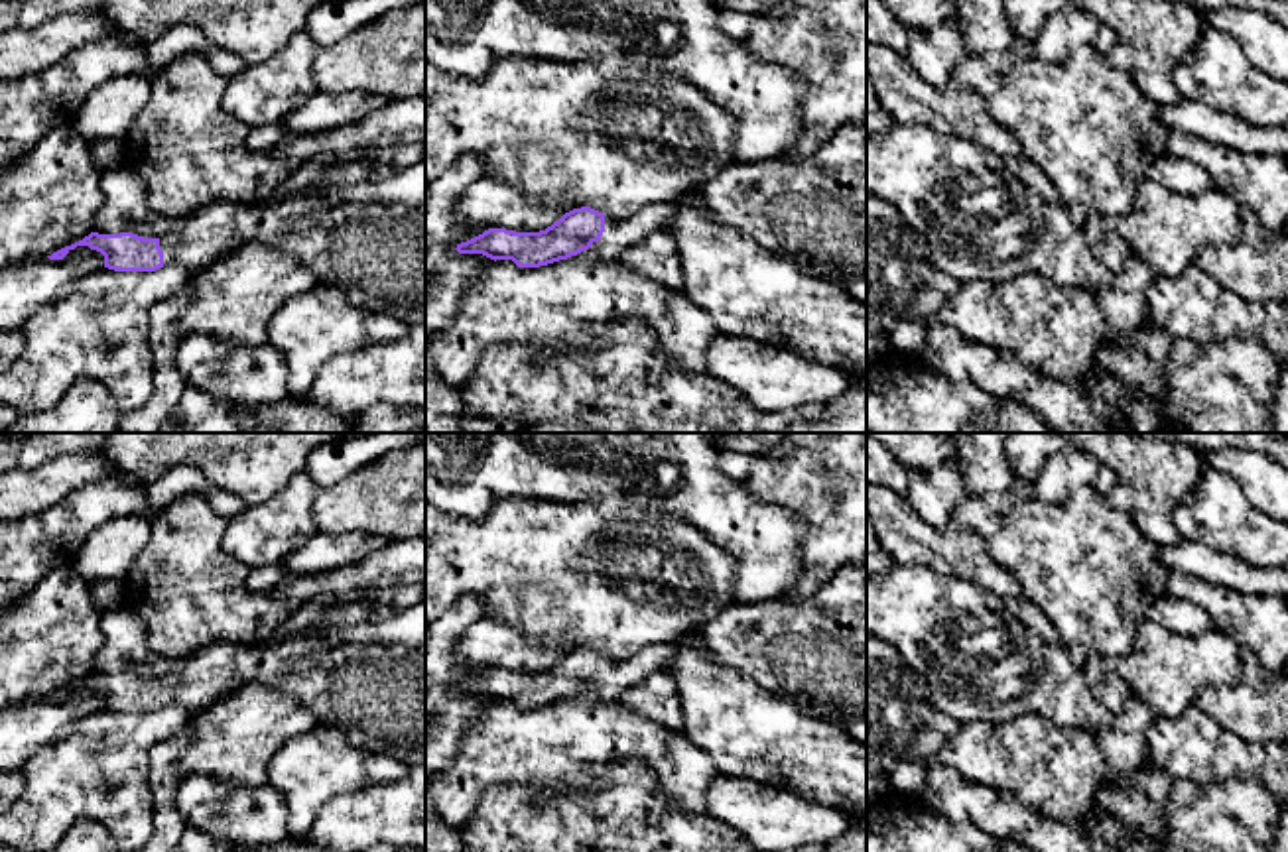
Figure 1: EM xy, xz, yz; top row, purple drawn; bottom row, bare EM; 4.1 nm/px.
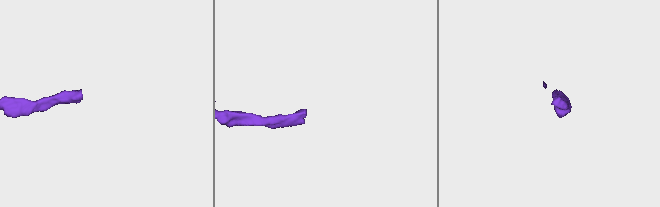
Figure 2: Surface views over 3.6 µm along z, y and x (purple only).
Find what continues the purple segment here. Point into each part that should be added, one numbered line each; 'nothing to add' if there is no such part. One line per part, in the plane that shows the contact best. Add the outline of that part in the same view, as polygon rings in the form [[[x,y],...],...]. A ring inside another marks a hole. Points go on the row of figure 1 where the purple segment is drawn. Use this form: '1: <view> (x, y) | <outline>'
1: xz (619, 235) | [[[666,201],[636,213],[628,220],[605,216],[605,232],[599,242],[591,244],[591,248],[601,258],[618,260],[624,250],[636,246],[652,232],[662,230],[674,218],[676,211],[677,205]]]

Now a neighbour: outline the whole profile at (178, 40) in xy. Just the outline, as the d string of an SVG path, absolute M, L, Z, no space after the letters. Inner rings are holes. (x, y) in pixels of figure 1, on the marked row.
M175 26L167 30L158 41L144 45L152 69L165 65L185 51L203 53L221 79L238 75L248 63L234 53L215 45L195 26Z

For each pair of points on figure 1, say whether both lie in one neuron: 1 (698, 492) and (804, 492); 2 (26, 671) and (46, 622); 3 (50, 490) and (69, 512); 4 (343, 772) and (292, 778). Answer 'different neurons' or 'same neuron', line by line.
1: different neurons
2: same neuron
3: different neurons
4: same neuron

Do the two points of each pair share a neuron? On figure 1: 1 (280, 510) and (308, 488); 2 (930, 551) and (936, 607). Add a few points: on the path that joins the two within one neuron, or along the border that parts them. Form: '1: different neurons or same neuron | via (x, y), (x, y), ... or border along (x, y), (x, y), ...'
1: same neuron | via (286, 508), (302, 492)
2: different neurons | border along (895, 563), (926, 565), (975, 585)

